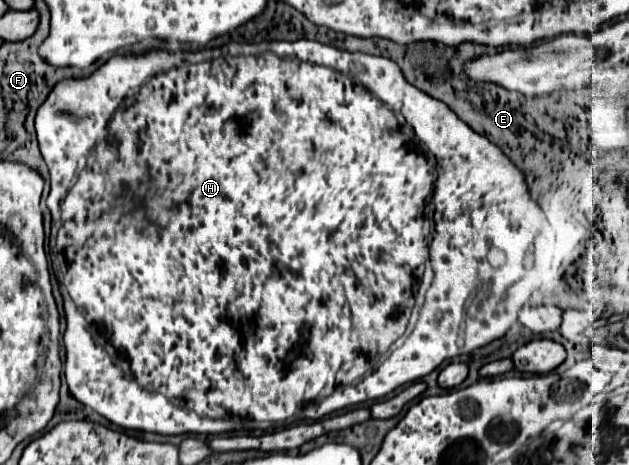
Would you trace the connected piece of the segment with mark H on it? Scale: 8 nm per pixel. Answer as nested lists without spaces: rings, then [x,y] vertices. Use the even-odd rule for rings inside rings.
[[[296,40],[296,42],[262,42],[262,44],[254,44],[254,48],[252,48],[252,50],[242,50],[242,48],[240,48],[240,44],[236,44],[236,42],[232,42],[232,44],[226,44],[226,46],[220,46],[220,48],[226,48],[226,52],[224,52],[224,54],[222,54],[222,66],[220,66],[220,62],[218,62],[218,60],[220,60],[220,56],[218,56],[218,58],[214,58],[214,62],[212,62],[212,60],[206,60],[206,58],[210,58],[210,50],[206,50],[206,48],[204,48],[204,50],[198,50],[198,52],[166,52],[166,50],[148,50],[148,52],[142,52],[142,54],[126,54],[126,56],[112,56],[112,58],[110,58],[110,60],[108,60],[108,62],[106,62],[106,64],[104,64],[104,66],[100,66],[100,68],[98,68],[98,70],[96,70],[96,72],[94,72],[94,74],[90,74],[90,76],[88,76],[88,78],[78,78],[78,80],[74,80],[74,78],[72,78],[72,80],[62,80],[62,82],[58,82],[58,84],[56,84],[56,86],[54,86],[54,90],[52,90],[52,92],[50,92],[50,96],[48,96],[48,98],[46,98],[46,102],[44,102],[44,104],[42,104],[42,106],[40,106],[40,108],[38,108],[38,114],[36,114],[36,134],[38,134],[38,144],[40,144],[40,154],[42,154],[42,158],[44,158],[44,162],[46,162],[46,166],[48,166],[48,170],[50,170],[50,194],[48,194],[48,200],[46,200],[46,206],[48,206],[48,210],[50,210],[50,212],[52,212],[52,236],[50,236],[50,240],[52,240],[52,238],[54,238],[54,236],[56,236],[56,230],[58,230],[58,226],[60,226],[60,206],[62,206],[62,226],[60,226],[60,230],[58,230],[58,244],[60,244],[60,250],[62,250],[62,252],[64,252],[64,256],[66,256],[66,264],[68,264],[68,270],[66,270],[66,276],[64,276],[64,286],[66,286],[66,290],[68,290],[68,294],[70,294],[70,298],[72,298],[72,300],[74,300],[74,302],[68,302],[68,300],[66,300],[66,302],[64,302],[64,306],[66,306],[66,308],[64,308],[64,310],[66,310],[66,332],[64,332],[64,338],[62,338],[62,342],[64,342],[64,348],[66,348],[66,364],[64,364],[64,374],[66,374],[66,382],[68,382],[68,388],[70,388],[70,392],[72,392],[72,396],[74,396],[74,398],[76,398],[76,400],[78,400],[78,402],[82,402],[82,404],[84,404],[84,406],[88,406],[88,408],[92,408],[92,410],[94,410],[94,412],[98,412],[98,414],[100,414],[100,416],[104,416],[104,418],[106,418],[106,420],[108,420],[108,422],[112,422],[112,424],[116,424],[116,426],[120,426],[120,428],[126,428],[126,430],[142,430],[142,432],[156,432],[156,434],[166,434],[166,436],[174,436],[174,434],[220,434],[220,432],[222,432],[222,418],[234,418],[234,416],[240,416],[240,418],[252,418],[252,420],[256,420],[256,422],[264,422],[264,420],[268,420],[268,422],[280,422],[280,420],[288,420],[288,418],[298,418],[298,420],[310,420],[310,421],[312,421],[312,420],[313,420],[313,421],[317,421],[317,420],[320,420],[320,418],[322,418],[322,416],[326,416],[326,414],[330,414],[330,412],[336,412],[336,410],[342,410],[342,408],[348,408],[348,406],[354,406],[354,405],[357,405],[357,404],[360,404],[360,403],[362,403],[362,402],[366,402],[366,400],[376,400],[376,398],[380,398],[380,396],[386,396],[386,394],[388,394],[388,392],[394,392],[394,390],[396,390],[396,388],[398,388],[398,386],[402,386],[402,384],[406,384],[406,382],[412,382],[412,380],[420,380],[420,378],[422,378],[422,376],[426,376],[426,374],[430,374],[430,372],[432,372],[432,370],[436,370],[436,368],[438,368],[438,366],[440,366],[440,364],[442,364],[442,362],[444,362],[444,360],[450,360],[450,358],[454,358],[454,356],[460,356],[460,354],[468,354],[468,352],[472,352],[472,350],[476,350],[476,348],[482,348],[482,346],[486,346],[486,344],[490,344],[490,342],[494,342],[494,340],[498,340],[498,338],[502,338],[502,336],[504,336],[504,334],[506,334],[506,332],[508,332],[508,330],[510,330],[510,326],[512,326],[512,324],[514,324],[514,322],[516,322],[516,318],[518,318],[518,312],[520,312],[520,308],[522,308],[522,306],[524,306],[524,304],[526,304],[526,302],[528,302],[528,298],[530,298],[530,296],[532,296],[532,292],[534,292],[534,290],[536,290],[536,284],[534,284],[534,274],[536,274],[536,270],[538,270],[538,268],[536,268],[536,264],[538,264],[538,246],[540,246],[540,230],[546,230],[546,226],[550,226],[550,224],[548,224],[548,220],[546,220],[546,216],[544,216],[544,212],[542,212],[542,210],[540,210],[540,206],[538,206],[538,204],[536,204],[536,202],[534,202],[534,200],[532,200],[532,198],[530,198],[530,192],[528,192],[528,186],[526,186],[526,180],[524,180],[524,174],[522,174],[522,172],[520,172],[520,170],[518,170],[518,168],[516,168],[516,166],[514,166],[514,164],[512,164],[512,162],[510,162],[510,158],[506,158],[506,154],[504,154],[504,152],[502,152],[502,150],[500,150],[500,148],[499,148],[499,147],[497,147],[497,146],[496,146],[496,145],[495,145],[495,144],[493,144],[493,143],[492,143],[492,142],[490,142],[490,141],[489,141],[489,140],[488,140],[488,139],[487,139],[487,138],[484,138],[484,136],[482,136],[482,135],[480,135],[480,134],[478,134],[478,133],[476,133],[476,132],[474,132],[474,130],[472,130],[472,129],[471,129],[471,128],[470,128],[470,127],[469,127],[469,126],[468,126],[468,125],[467,125],[467,124],[466,124],[466,123],[465,123],[465,122],[463,122],[463,121],[462,121],[462,120],[461,120],[461,119],[460,119],[460,118],[459,118],[459,117],[458,117],[458,116],[457,116],[457,115],[456,115],[456,114],[454,114],[454,112],[453,112],[453,111],[452,111],[452,110],[450,110],[450,108],[446,108],[446,106],[444,106],[444,102],[438,102],[438,100],[434,100],[434,98],[430,98],[430,96],[428,96],[428,94],[422,94],[422,90],[418,90],[418,88],[416,88],[416,86],[412,86],[412,84],[410,84],[410,82],[406,82],[406,78],[404,78],[404,74],[402,74],[402,72],[400,72],[400,66],[398,66],[398,64],[396,64],[396,62],[392,62],[392,60],[388,60],[388,58],[382,58],[382,56],[370,56],[370,54],[362,54],[362,52],[346,52],[346,50],[338,50],[338,48],[334,48],[334,46],[326,46],[326,44],[320,44],[320,42],[312,42],[312,40]],[[120,102],[122,102],[122,142],[120,142]],[[416,137],[417,137],[417,139],[418,139],[418,140],[419,140],[419,141],[420,141],[420,142],[424,142],[424,144],[425,144],[425,145],[426,145],[426,147],[427,147],[427,149],[428,149],[428,150],[429,150],[429,151],[430,151],[430,152],[432,152],[432,154],[434,154],[434,156],[436,156],[436,182],[434,182],[434,164],[432,164],[432,162],[428,162],[428,158],[426,158],[426,156],[424,156],[424,152],[422,152],[422,150],[420,150],[420,148],[418,148],[418,144],[420,144],[420,142],[418,142],[418,140],[416,140]],[[432,192],[434,192],[434,198],[432,198],[432,200],[434,200],[434,231],[433,231],[433,233],[432,233],[432,239],[431,239],[431,240],[430,240],[430,241],[429,241],[429,244],[428,244],[428,236],[430,236],[430,218],[428,218],[428,216],[430,216],[430,214],[428,214],[428,212],[430,212],[430,196],[432,196]],[[490,246],[492,246],[492,248],[498,248],[498,250],[502,250],[502,254],[504,254],[504,256],[506,256],[506,262],[502,262],[502,264],[500,264],[500,266],[496,266],[496,268],[492,268],[492,266],[490,266],[490,262],[488,262],[488,258],[486,258],[486,254],[488,254],[488,248],[490,248]],[[246,262],[270,262],[270,266],[246,266]],[[528,274],[532,274],[532,292],[512,292],[512,290],[514,290],[514,288],[516,288],[516,286],[520,286],[520,284],[524,284],[524,282],[526,282],[526,278],[528,278]],[[478,298],[484,298],[484,306],[480,306],[480,304],[476,304],[476,302],[478,302]]]

